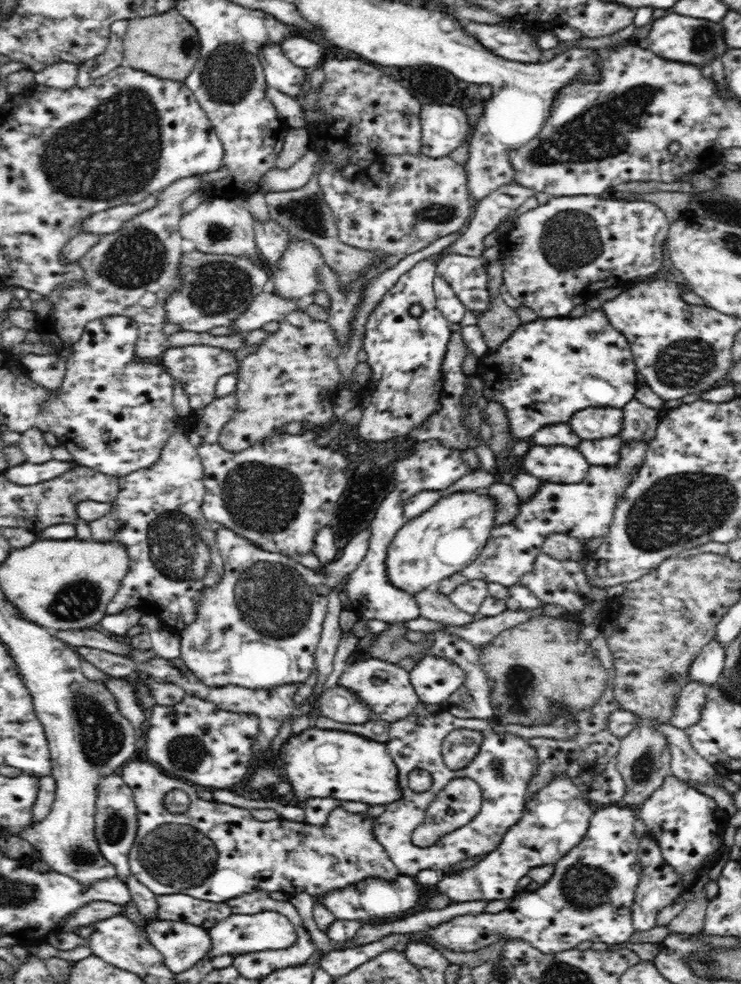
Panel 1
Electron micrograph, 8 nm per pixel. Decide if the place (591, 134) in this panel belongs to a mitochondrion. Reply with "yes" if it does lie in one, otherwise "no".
yes

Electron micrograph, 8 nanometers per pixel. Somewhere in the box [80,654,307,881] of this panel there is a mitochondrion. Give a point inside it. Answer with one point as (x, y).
(187, 754)

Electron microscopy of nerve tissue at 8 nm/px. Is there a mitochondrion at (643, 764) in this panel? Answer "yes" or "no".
yes

